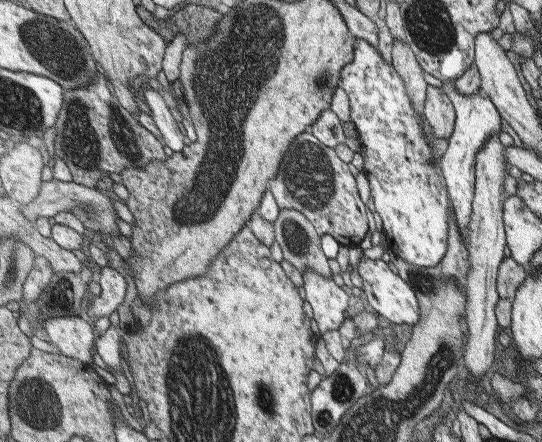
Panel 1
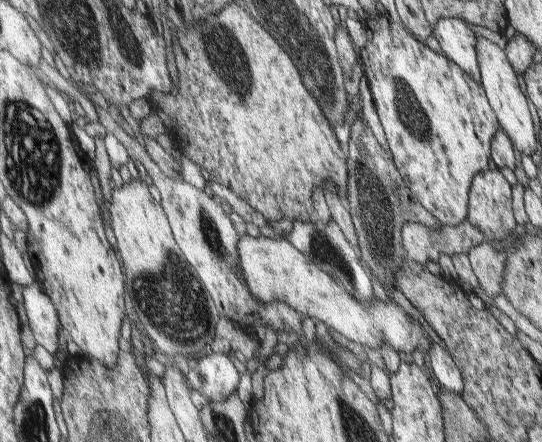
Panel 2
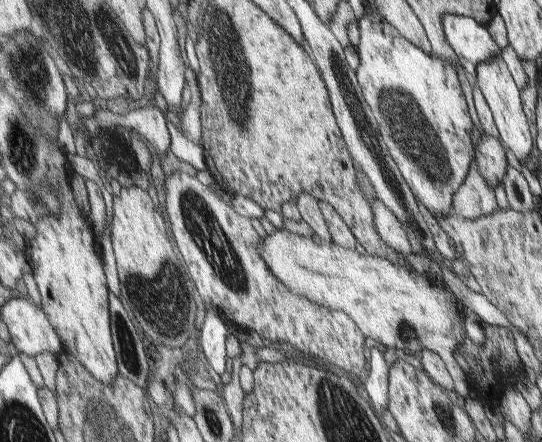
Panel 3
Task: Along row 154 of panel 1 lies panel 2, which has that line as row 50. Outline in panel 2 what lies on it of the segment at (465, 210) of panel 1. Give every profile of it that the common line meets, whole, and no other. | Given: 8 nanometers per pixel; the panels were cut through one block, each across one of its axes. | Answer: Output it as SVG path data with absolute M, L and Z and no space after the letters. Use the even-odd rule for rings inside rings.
M440 19L435 23L432 35L437 40L443 54L463 72L470 74L475 82L480 82L480 74L475 62L475 36L461 19Z

